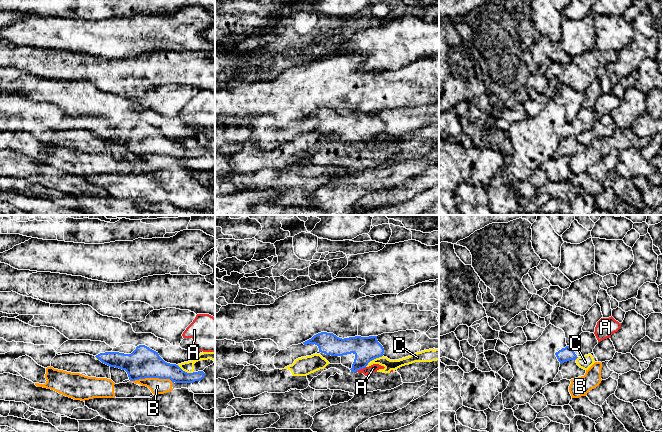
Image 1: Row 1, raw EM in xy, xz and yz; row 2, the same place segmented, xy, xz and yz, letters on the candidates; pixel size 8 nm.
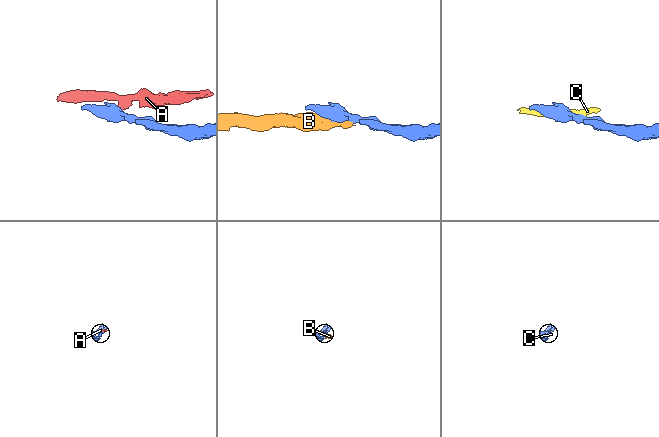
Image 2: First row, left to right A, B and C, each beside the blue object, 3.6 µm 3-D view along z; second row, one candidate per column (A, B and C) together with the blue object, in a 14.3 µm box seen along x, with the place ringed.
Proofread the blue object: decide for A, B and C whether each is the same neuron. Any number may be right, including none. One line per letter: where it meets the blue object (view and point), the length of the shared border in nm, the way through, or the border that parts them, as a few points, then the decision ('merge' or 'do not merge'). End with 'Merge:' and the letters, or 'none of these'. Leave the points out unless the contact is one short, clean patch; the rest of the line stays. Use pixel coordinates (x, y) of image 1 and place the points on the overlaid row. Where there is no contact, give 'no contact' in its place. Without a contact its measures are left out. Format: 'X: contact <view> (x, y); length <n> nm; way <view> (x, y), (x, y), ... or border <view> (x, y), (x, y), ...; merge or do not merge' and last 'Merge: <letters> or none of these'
A: contact xz (360, 368); length 100 nm; border xz (365, 366), (355, 371); do not merge
B: contact xy (151, 377); length 340 nm; border xy (130, 380), (169, 378), (172, 381); do not merge
C: contact xz (373, 359); length 170 nm; do not merge
Merge: none of these

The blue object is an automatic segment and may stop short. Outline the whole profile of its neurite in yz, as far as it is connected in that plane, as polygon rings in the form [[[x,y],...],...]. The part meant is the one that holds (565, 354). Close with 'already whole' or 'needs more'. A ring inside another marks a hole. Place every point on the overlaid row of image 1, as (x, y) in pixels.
[[[582,332],[570,347],[562,348],[555,355],[561,364],[591,354],[597,344],[598,340],[594,333]]]; needs more

